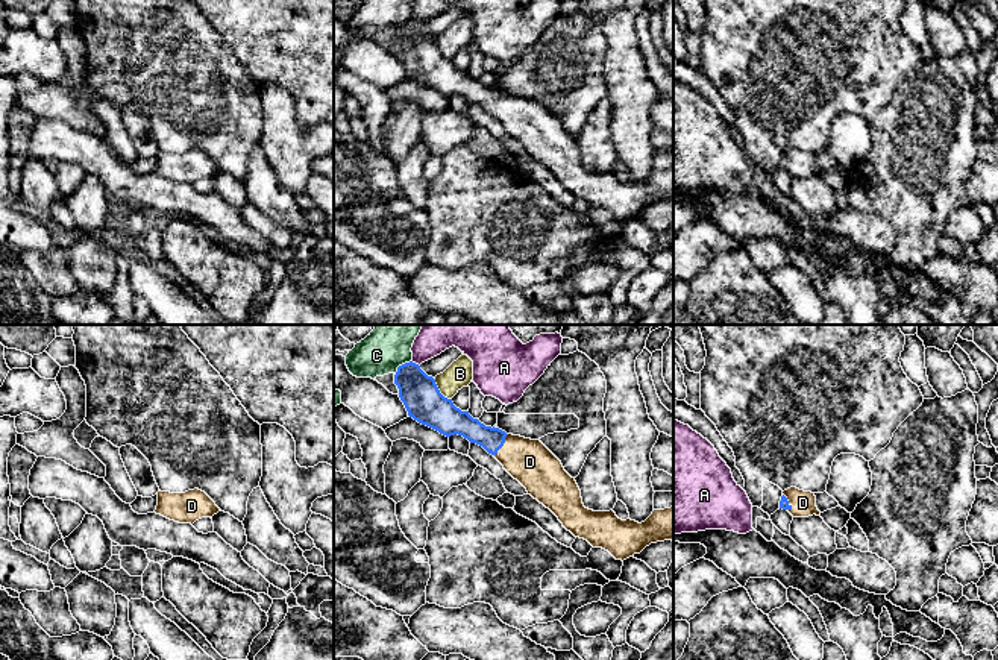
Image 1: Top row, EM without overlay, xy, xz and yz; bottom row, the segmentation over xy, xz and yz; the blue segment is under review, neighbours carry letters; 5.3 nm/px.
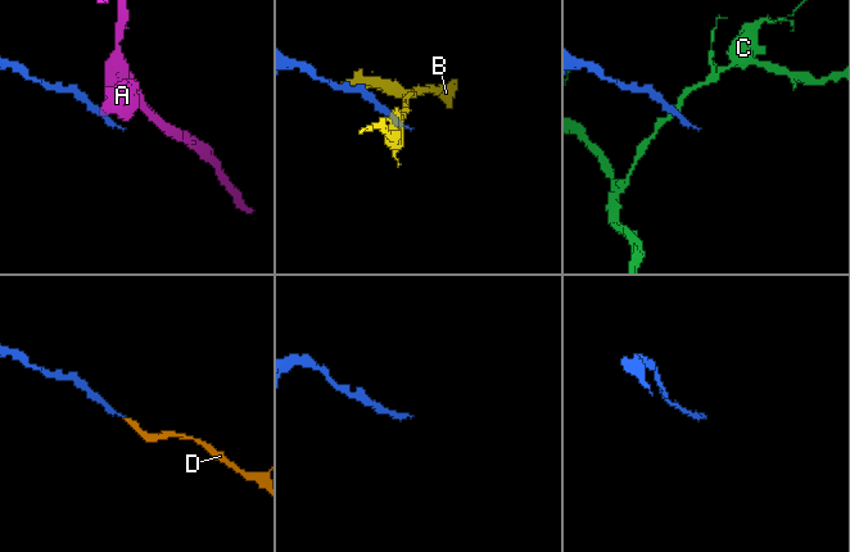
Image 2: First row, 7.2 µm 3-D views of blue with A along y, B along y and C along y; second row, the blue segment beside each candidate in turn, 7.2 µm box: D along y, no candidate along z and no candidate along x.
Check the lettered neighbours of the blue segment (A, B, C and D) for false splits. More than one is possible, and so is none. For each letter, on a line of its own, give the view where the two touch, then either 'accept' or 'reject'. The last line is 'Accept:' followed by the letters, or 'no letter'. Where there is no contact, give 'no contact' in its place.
A: contact in xz; reject
B: contact in xz; reject
C: contact in xz; reject
D: contact in xz; accept
Accept: D

